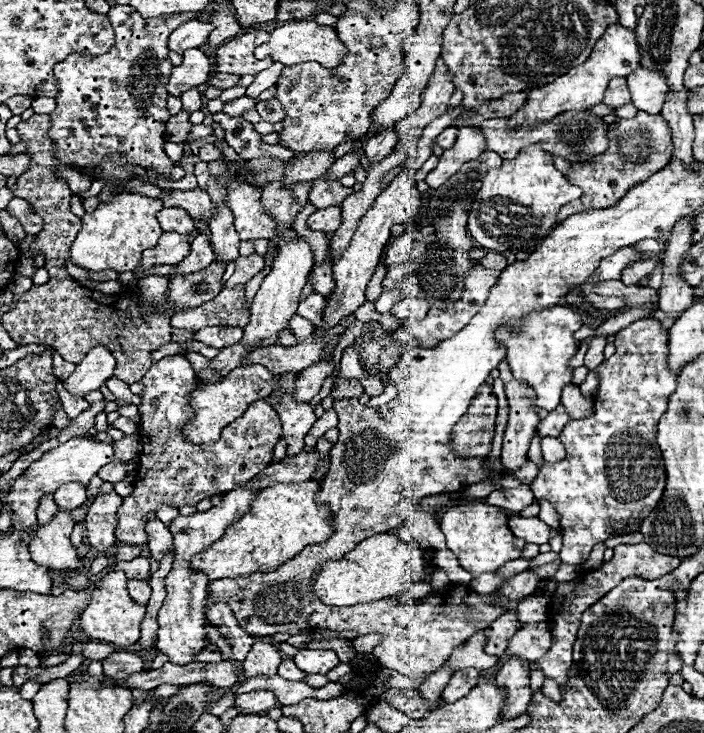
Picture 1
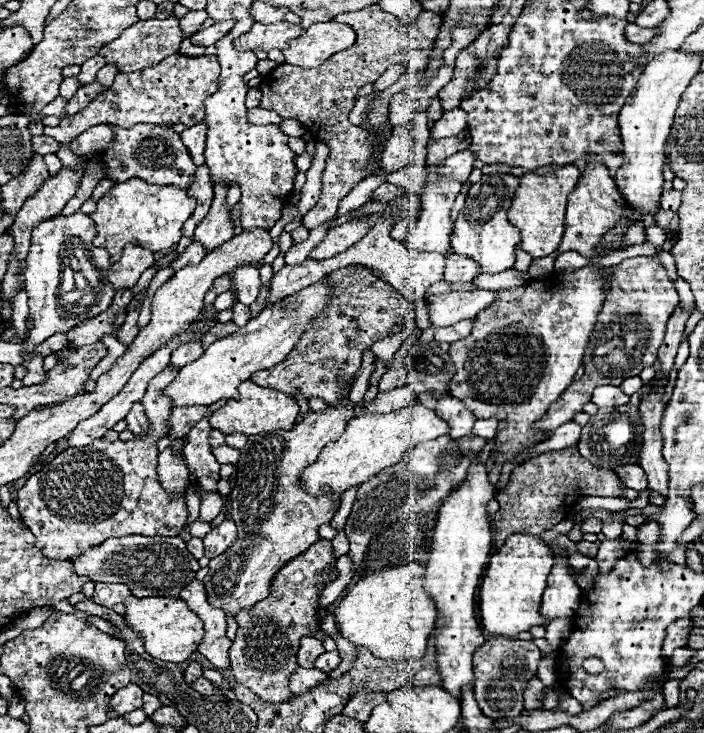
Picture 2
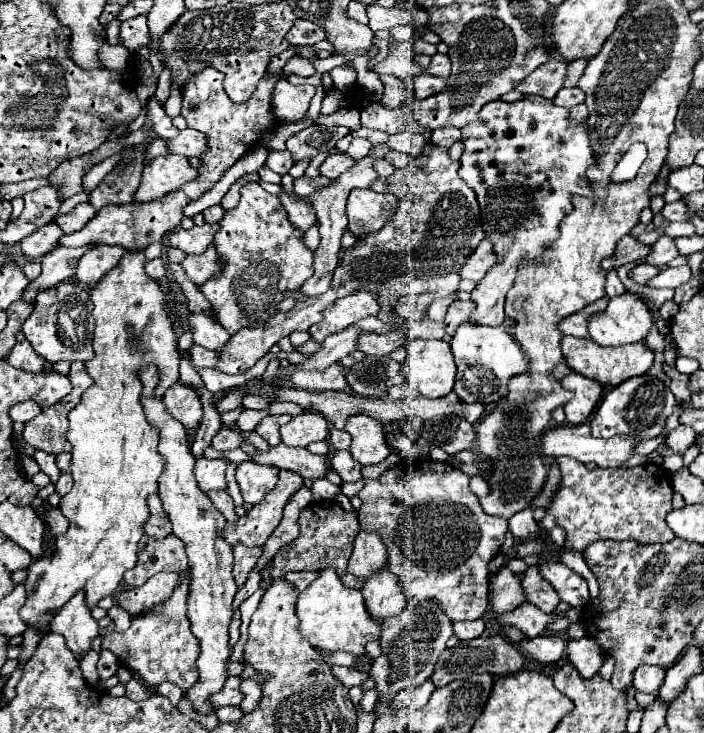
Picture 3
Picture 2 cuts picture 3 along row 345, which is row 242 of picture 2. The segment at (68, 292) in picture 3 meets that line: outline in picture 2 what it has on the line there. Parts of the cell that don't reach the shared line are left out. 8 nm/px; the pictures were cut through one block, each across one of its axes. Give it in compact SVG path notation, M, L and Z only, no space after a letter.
M74 212L70 216L54 216L40 222L32 230L30 252L24 260L24 290L30 300L34 328L26 336L26 350L44 342L56 332L68 332L112 304L114 288L108 282L110 260L104 250L92 246L96 236L94 222L88 214Z

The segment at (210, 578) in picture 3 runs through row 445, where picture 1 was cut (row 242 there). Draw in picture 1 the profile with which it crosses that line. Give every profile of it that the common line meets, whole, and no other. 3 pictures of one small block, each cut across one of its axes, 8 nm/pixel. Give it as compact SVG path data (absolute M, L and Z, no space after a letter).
M166 232L160 236L160 242L158 246L150 248L150 250L144 250L142 258L140 258L140 264L136 268L134 274L144 274L148 268L156 268L158 264L178 264L182 262L182 258L188 256L188 238L184 238L182 234L176 234L176 232Z

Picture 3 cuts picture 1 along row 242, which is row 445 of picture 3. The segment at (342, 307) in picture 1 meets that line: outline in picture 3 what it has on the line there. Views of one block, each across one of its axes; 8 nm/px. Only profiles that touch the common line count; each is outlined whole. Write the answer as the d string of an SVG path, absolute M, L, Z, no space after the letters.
M356 414L346 420L344 430L352 436L350 454L362 466L378 464L390 454L384 428L378 420L372 420L370 416L364 414Z

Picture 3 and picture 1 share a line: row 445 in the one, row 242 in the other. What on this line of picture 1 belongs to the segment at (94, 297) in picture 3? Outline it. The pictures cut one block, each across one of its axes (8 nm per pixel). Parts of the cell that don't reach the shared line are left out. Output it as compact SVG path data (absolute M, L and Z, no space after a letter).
M118 194L110 204L102 202L94 212L82 216L82 228L72 240L70 248L72 264L92 272L100 272L106 268L116 272L136 270L142 252L156 246L160 240L162 230L156 222L156 214L162 208L164 204L160 200L140 194Z

